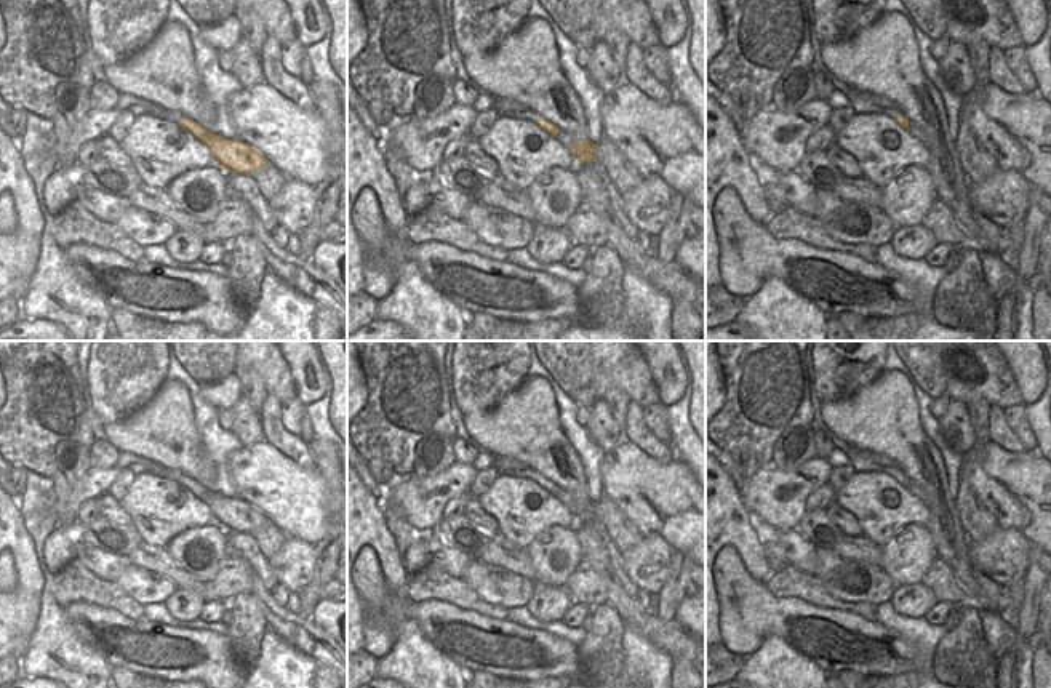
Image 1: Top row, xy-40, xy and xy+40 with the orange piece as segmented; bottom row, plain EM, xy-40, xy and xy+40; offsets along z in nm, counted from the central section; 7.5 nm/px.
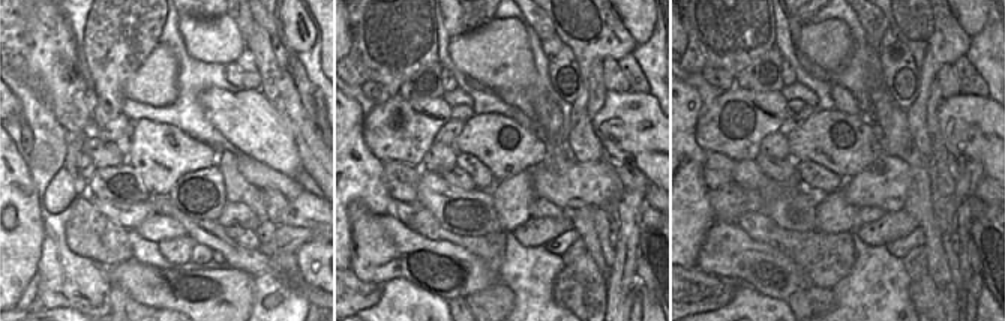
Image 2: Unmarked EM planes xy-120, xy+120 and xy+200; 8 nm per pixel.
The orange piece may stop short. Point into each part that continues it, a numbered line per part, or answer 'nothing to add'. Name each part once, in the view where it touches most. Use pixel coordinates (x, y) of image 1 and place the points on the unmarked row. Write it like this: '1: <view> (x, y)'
1: xy (563, 496)

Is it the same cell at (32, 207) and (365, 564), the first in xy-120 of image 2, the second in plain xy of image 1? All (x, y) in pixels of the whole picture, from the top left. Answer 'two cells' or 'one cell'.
two cells

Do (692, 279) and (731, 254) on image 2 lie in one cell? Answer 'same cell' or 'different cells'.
different cells

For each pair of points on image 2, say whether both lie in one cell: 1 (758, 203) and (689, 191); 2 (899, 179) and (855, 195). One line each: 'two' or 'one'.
1: two
2: one

